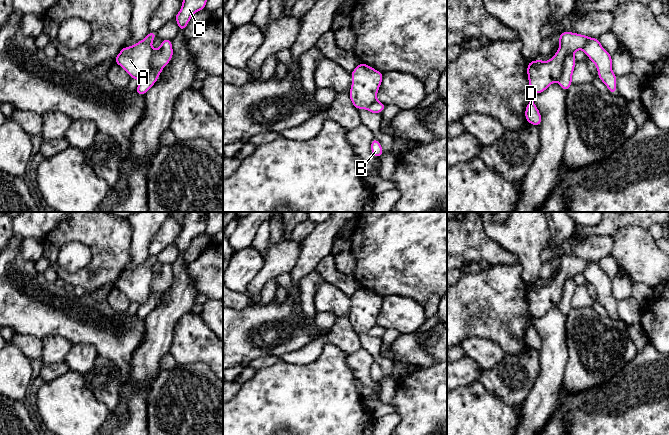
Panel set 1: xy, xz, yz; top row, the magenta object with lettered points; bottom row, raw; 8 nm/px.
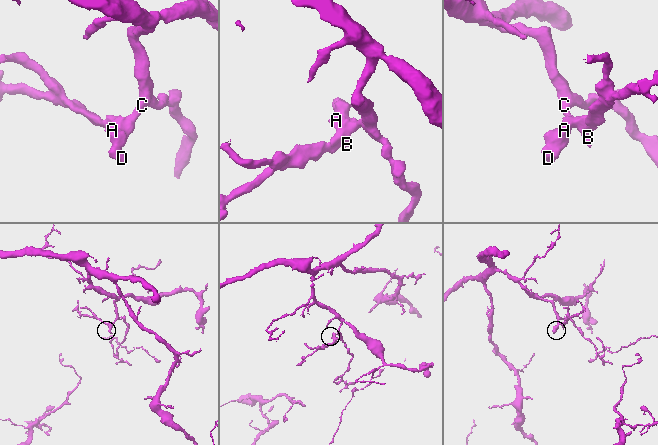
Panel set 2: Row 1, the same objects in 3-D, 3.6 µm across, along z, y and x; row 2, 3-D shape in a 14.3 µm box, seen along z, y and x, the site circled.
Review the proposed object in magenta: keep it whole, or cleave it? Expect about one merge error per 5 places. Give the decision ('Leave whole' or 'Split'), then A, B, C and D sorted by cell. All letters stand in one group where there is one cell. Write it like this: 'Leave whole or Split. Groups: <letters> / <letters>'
Leave whole. Groups: A B C D

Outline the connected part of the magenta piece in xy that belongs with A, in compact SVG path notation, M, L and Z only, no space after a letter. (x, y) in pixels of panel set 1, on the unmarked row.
M149 256L143 264L130 271L123 271L114 283L131 303L139 305L136 312L138 319L146 318L173 281L172 264L164 263L159 273L152 273L152 266L156 260L157 257Z

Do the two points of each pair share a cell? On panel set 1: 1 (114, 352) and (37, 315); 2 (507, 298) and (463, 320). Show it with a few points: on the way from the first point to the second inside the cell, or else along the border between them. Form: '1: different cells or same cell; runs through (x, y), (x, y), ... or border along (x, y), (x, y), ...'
1: same cell; runs through (95, 334), (89, 329), (79, 327), (56, 315)
2: same cell; runs through (496, 299), (491, 304), (478, 305), (474, 309)

